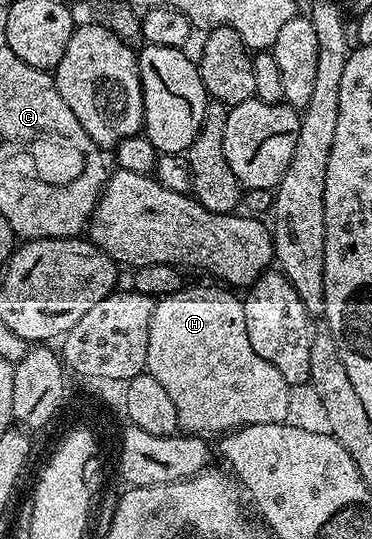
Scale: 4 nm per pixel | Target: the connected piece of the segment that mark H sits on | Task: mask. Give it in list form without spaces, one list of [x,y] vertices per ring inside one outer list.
[[[187,291],[169,294],[155,302],[153,319],[149,323],[149,355],[146,372],[151,373],[165,387],[173,407],[177,407],[179,424],[191,435],[222,435],[246,425],[283,423],[291,409],[291,393],[285,375],[265,363],[249,343],[245,331],[243,302],[237,296],[215,293],[212,297],[190,297]]]

